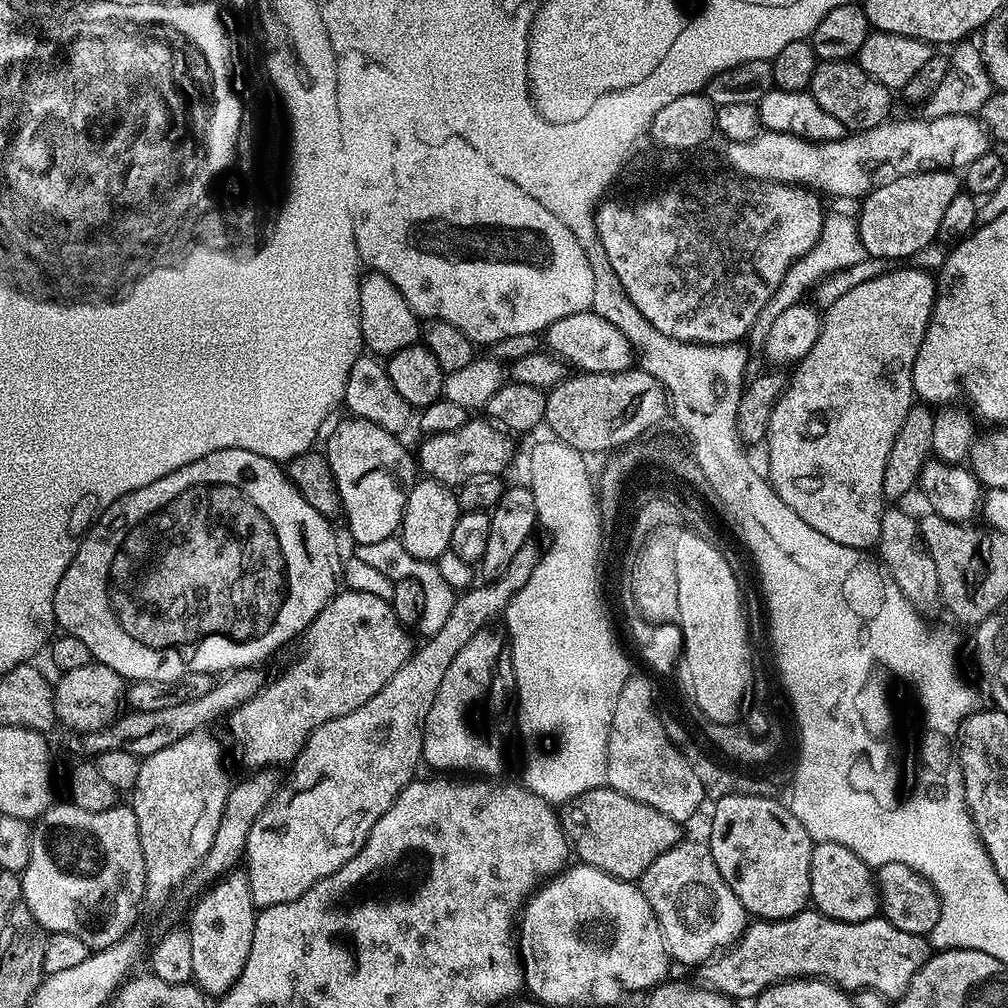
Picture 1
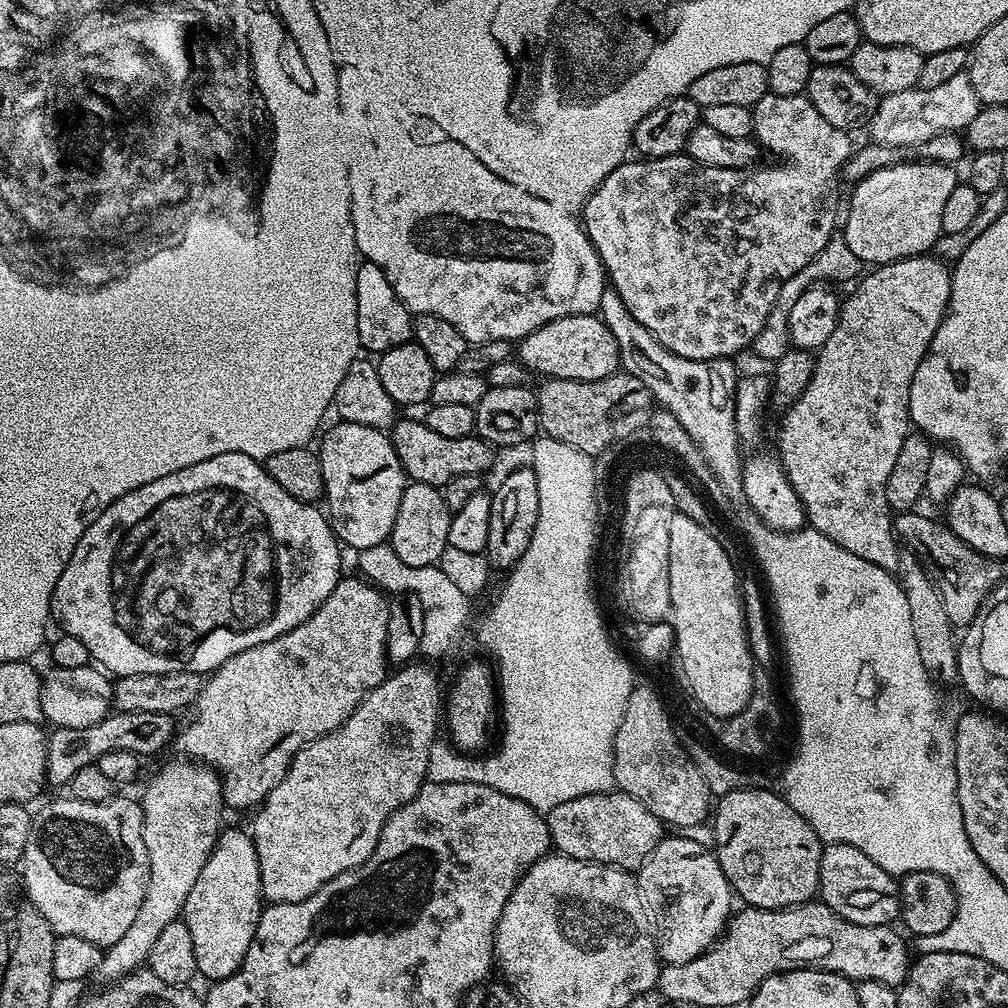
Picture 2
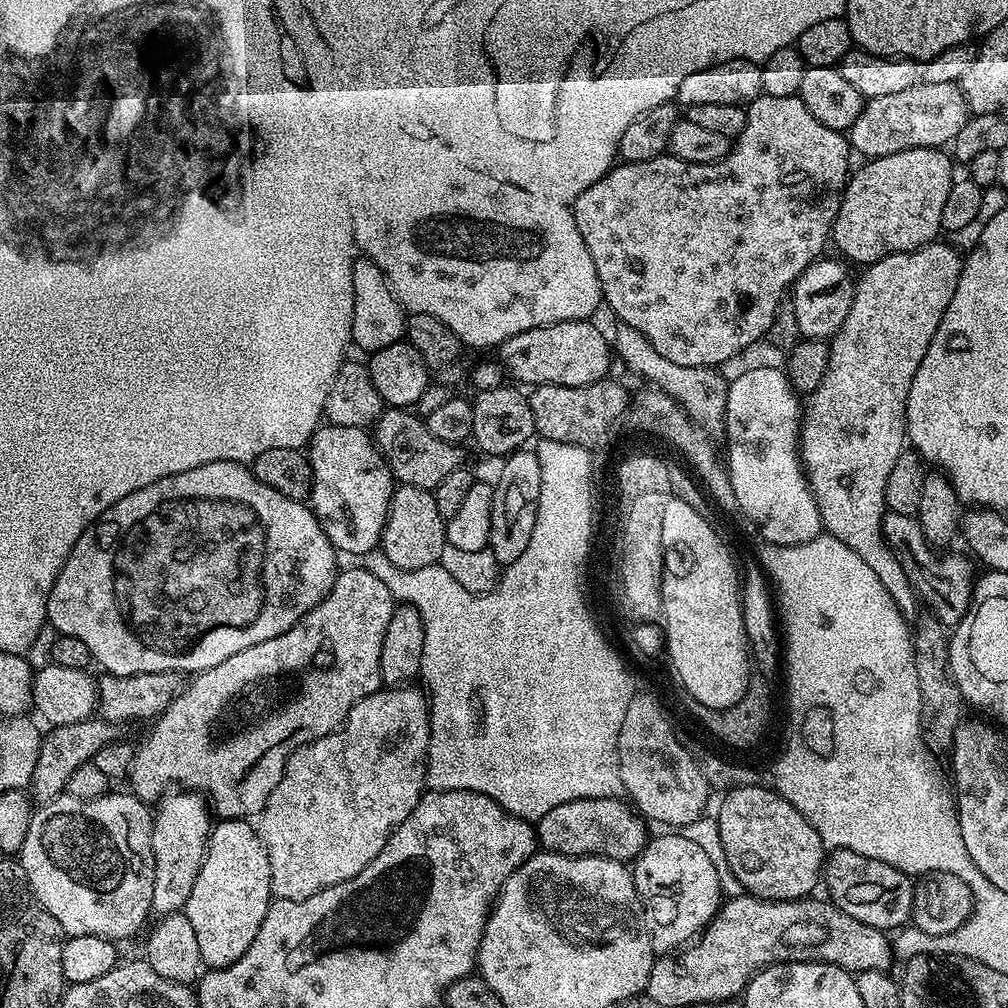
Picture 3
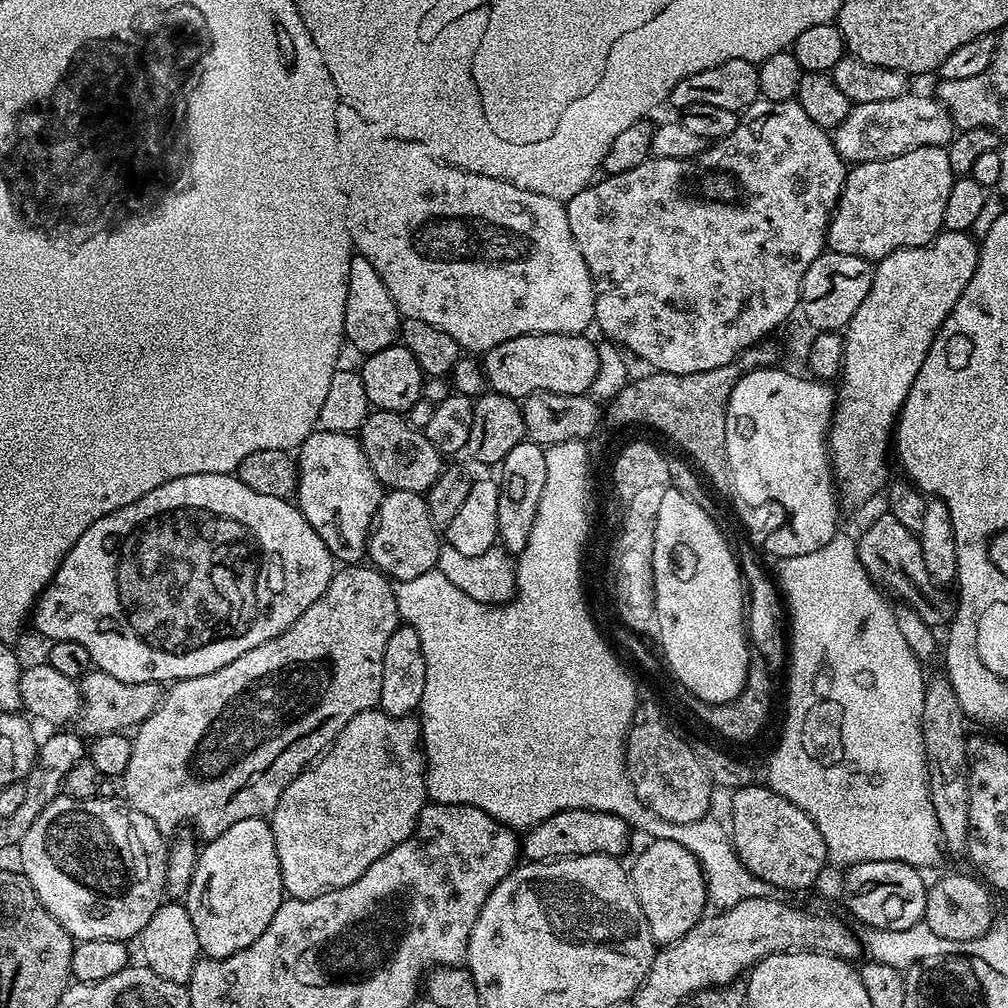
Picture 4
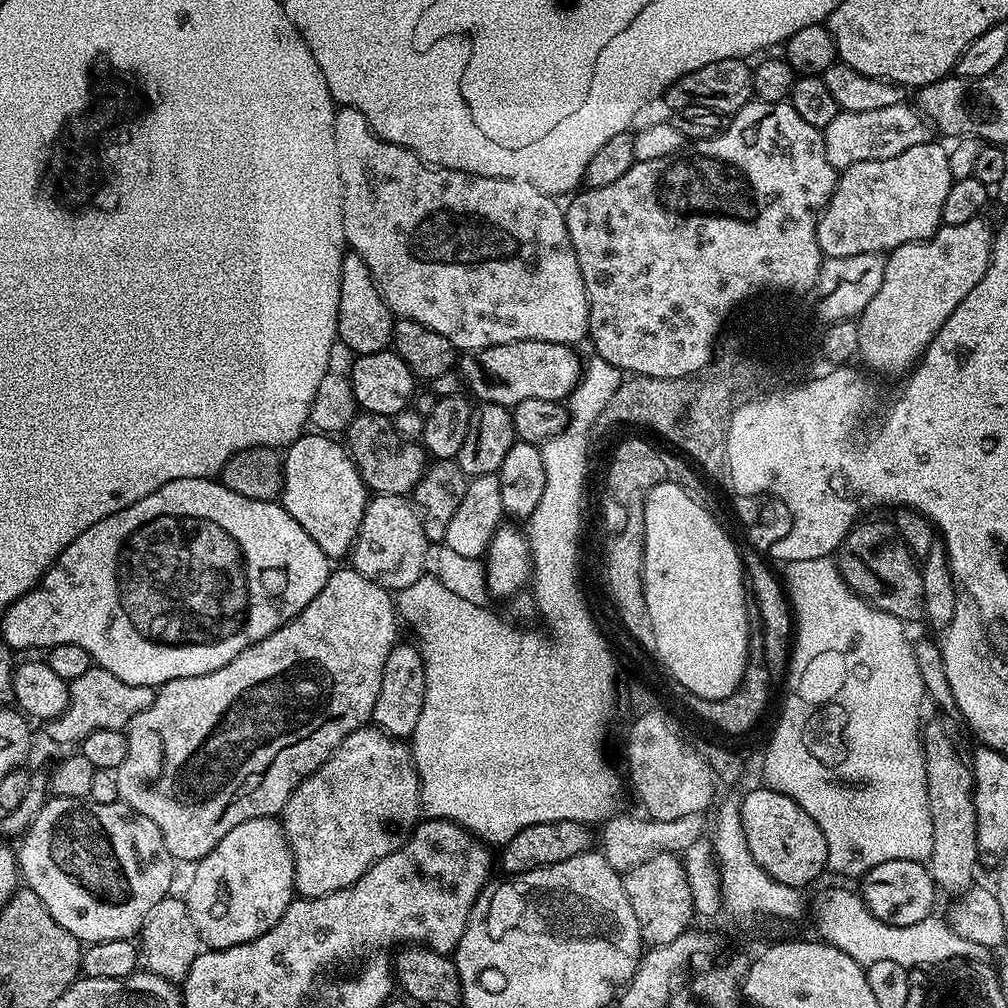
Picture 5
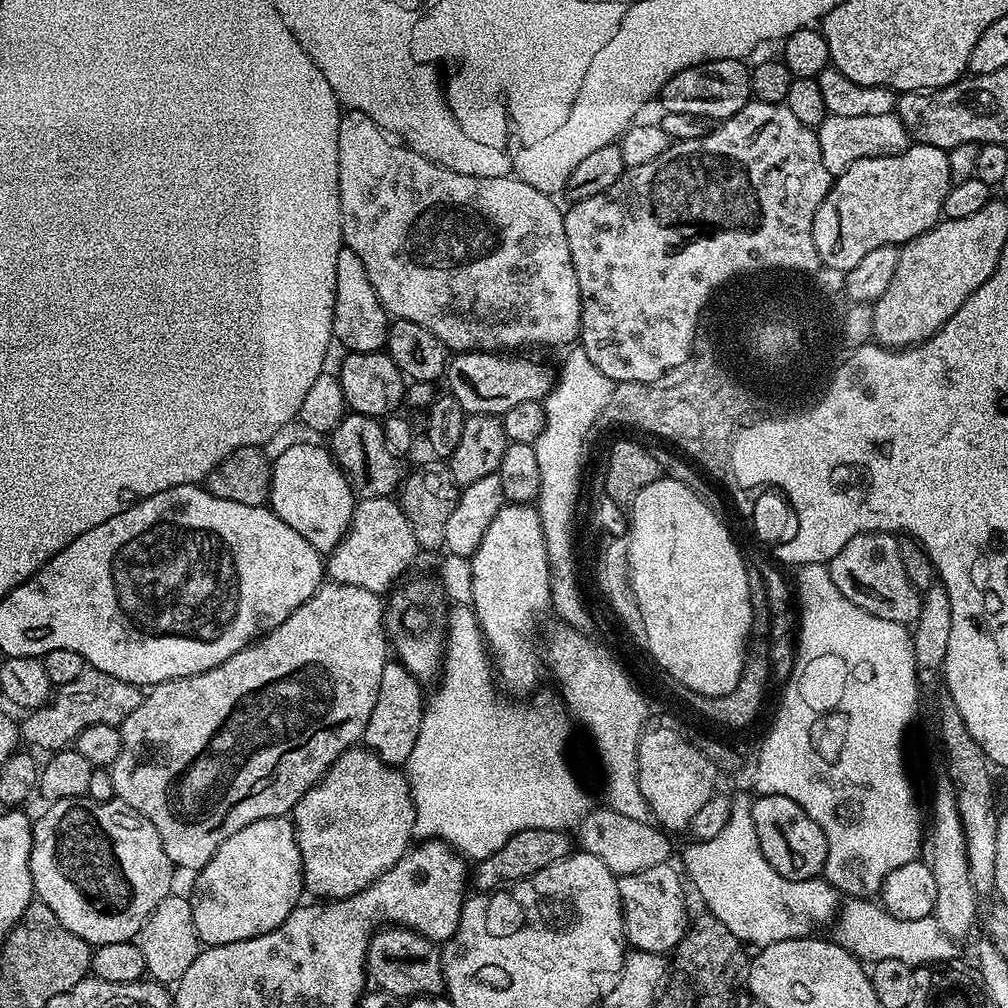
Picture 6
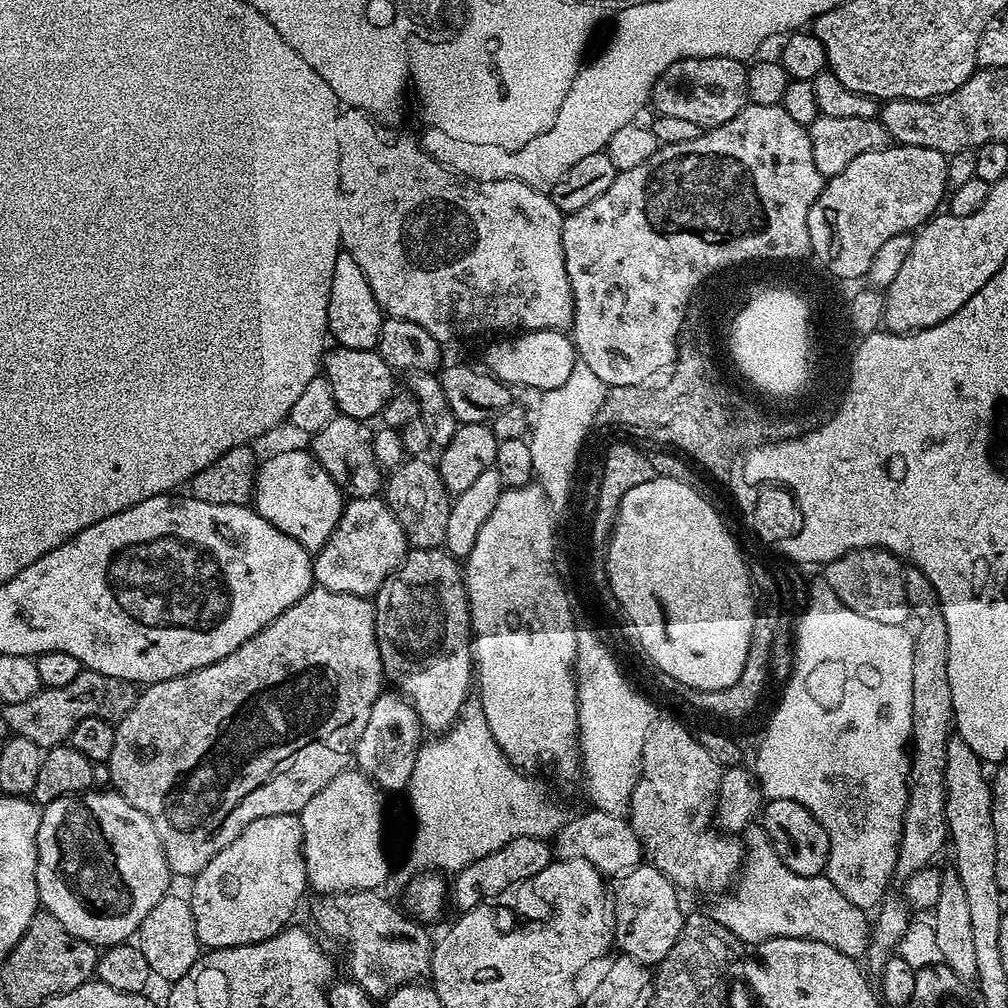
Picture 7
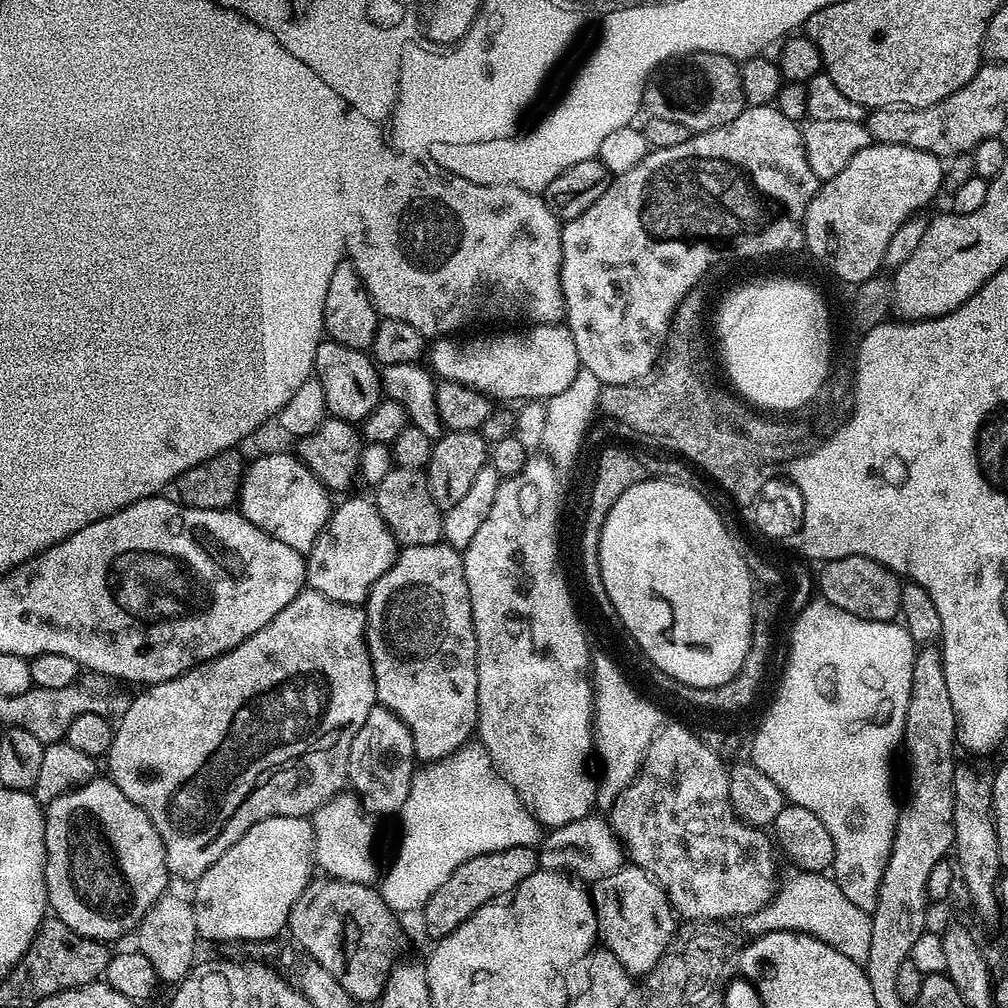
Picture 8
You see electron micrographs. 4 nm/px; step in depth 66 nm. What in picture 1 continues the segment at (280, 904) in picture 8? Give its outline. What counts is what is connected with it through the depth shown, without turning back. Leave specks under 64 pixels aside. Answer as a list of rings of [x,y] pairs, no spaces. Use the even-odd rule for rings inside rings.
[[[229,871],[223,878],[217,879],[220,881],[193,906],[192,921],[187,921],[186,924],[194,962],[192,980],[212,998],[223,996],[234,986],[234,982],[242,974],[242,966],[246,966],[246,958],[250,958],[250,942],[254,942],[254,926],[258,909],[250,894],[247,875],[243,871],[238,871]]]

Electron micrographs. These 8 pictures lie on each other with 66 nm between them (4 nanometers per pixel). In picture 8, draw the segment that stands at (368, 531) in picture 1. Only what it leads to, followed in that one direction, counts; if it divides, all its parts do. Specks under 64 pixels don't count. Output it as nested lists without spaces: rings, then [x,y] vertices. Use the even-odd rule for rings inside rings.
[[[285,450],[282,453],[270,454],[269,457],[258,458],[245,467],[244,476],[240,479],[238,511],[254,526],[258,526],[266,534],[278,538],[278,542],[286,542],[286,546],[290,546],[302,554],[307,554],[332,514],[334,504],[328,499],[330,499],[330,493],[324,483],[305,466],[299,455],[292,453],[291,456],[291,451]]]

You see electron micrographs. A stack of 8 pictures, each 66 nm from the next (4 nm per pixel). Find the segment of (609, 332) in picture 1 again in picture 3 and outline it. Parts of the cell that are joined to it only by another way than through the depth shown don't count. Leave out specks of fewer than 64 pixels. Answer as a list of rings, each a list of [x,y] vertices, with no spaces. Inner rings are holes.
[[[591,319],[558,322],[541,328],[522,330],[498,346],[498,363],[517,385],[590,386],[605,379],[614,359],[610,340],[592,325]]]

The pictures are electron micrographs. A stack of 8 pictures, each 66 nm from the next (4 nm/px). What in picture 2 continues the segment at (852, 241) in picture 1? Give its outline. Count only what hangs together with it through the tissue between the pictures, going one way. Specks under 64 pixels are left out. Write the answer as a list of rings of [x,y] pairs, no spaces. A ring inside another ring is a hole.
[[[833,236],[815,259],[807,263],[802,270],[798,270],[798,273],[794,274],[794,277],[788,278],[786,282],[782,284],[782,288],[778,292],[778,297],[775,299],[774,306],[771,307],[769,314],[767,314],[764,328],[759,331],[759,334],[753,342],[752,351],[762,360],[775,362],[782,354],[788,352],[788,349],[791,347],[792,343],[789,336],[788,322],[790,309],[792,309],[796,300],[798,300],[808,288],[822,281],[830,282],[828,280],[838,280],[842,282],[854,277],[854,279],[857,279],[859,277],[858,272],[863,269],[863,266],[860,259],[846,246],[844,238],[842,236]]]

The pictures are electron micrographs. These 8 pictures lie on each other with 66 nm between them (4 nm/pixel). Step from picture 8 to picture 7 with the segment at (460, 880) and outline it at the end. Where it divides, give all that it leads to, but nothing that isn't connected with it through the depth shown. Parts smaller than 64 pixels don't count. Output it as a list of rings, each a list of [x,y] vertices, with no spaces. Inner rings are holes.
[[[514,838],[506,842],[494,854],[486,854],[486,858],[478,858],[478,862],[470,862],[460,872],[455,873],[450,884],[450,900],[457,904],[457,909],[473,908],[480,898],[495,898],[501,896],[512,884],[522,882],[526,878],[534,878],[538,870],[542,870],[554,859],[554,848],[548,840],[538,838]]]

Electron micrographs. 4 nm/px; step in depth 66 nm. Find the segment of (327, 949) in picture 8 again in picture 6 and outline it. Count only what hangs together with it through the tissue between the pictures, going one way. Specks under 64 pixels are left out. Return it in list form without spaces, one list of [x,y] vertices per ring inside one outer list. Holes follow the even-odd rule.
[[[385,926],[372,933],[368,944],[367,975],[377,989],[401,998],[439,996],[444,992],[444,968],[440,965],[441,949],[437,941],[428,940],[414,930]]]

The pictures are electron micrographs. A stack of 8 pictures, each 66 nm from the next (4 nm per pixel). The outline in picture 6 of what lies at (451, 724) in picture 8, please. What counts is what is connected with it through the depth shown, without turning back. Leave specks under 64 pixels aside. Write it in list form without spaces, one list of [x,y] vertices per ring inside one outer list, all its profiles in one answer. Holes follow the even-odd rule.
[[[435,575],[405,579],[391,589],[384,610],[384,630],[395,659],[421,682],[435,681],[444,662],[444,641],[448,639],[449,601]]]

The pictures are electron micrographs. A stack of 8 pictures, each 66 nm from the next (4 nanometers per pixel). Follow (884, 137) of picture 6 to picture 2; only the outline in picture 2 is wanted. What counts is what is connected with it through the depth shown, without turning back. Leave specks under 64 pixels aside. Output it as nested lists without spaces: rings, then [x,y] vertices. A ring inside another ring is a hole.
[[[963,70],[934,89],[914,87],[898,94],[879,97],[866,129],[868,128],[869,134],[872,135],[869,137],[875,143],[885,144],[887,148],[907,150],[911,144],[919,146],[943,132],[963,133],[970,126],[970,122],[974,122],[974,114],[978,114],[981,107],[968,73]]]

